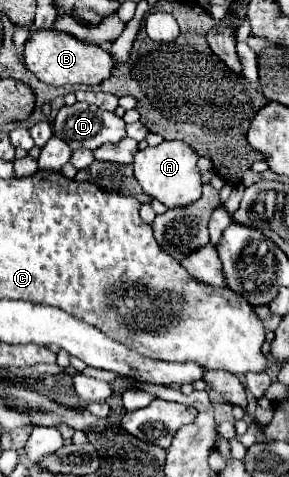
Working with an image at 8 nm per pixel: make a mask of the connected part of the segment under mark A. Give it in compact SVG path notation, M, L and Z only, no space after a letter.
M163 140L159 146L137 150L133 166L135 166L135 178L141 184L143 192L151 198L157 198L167 208L175 206L187 206L201 198L201 174L197 168L199 156L191 146L187 146L181 140Z

